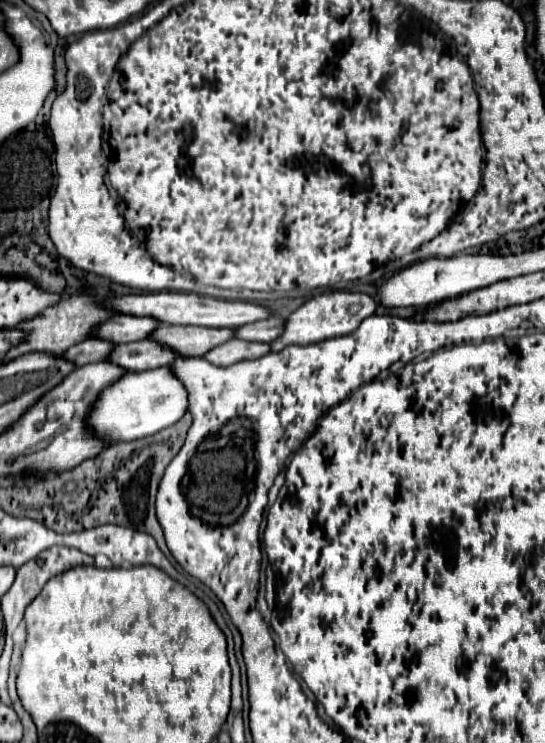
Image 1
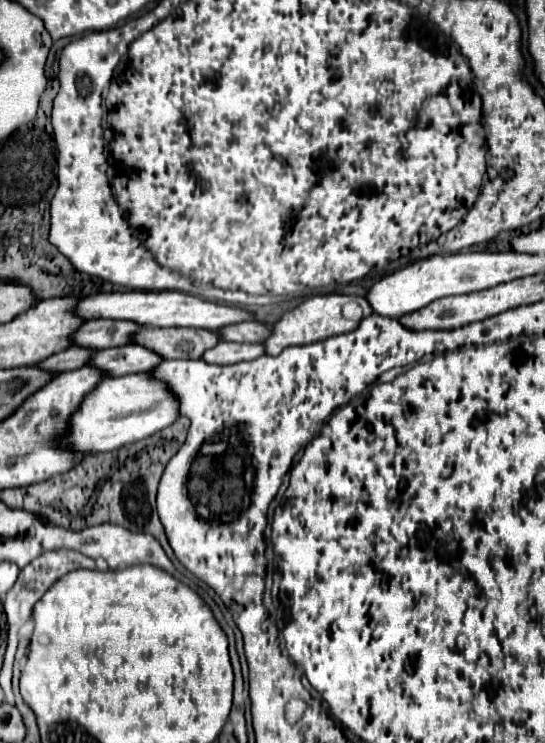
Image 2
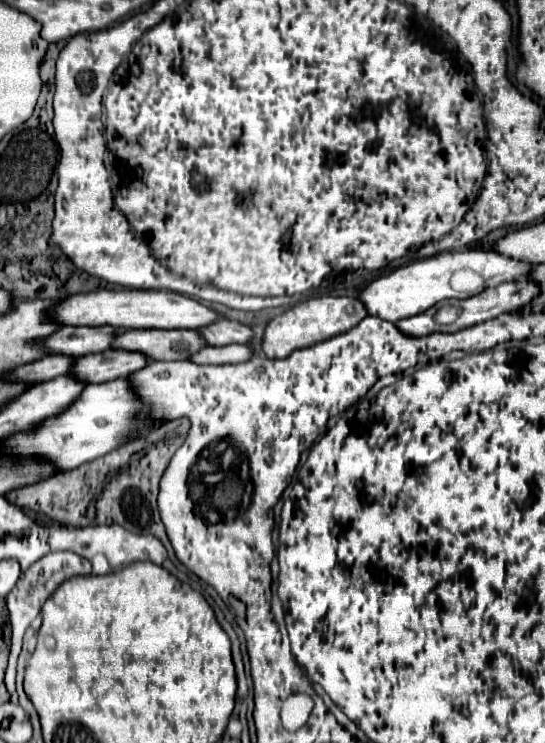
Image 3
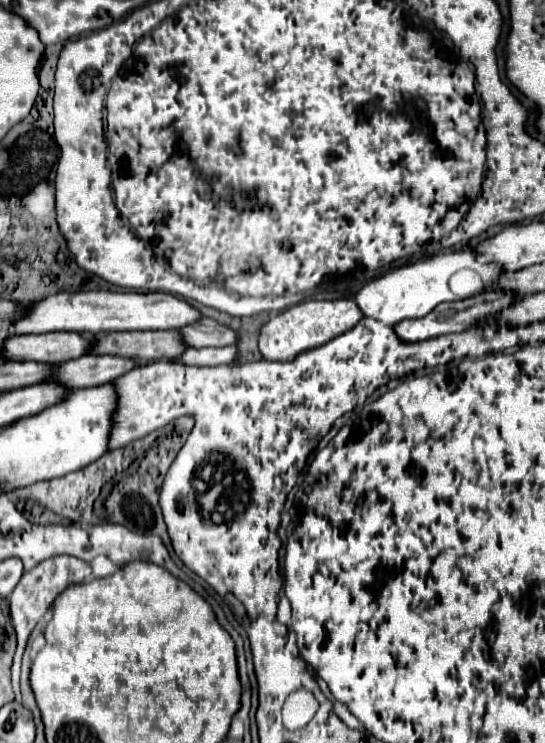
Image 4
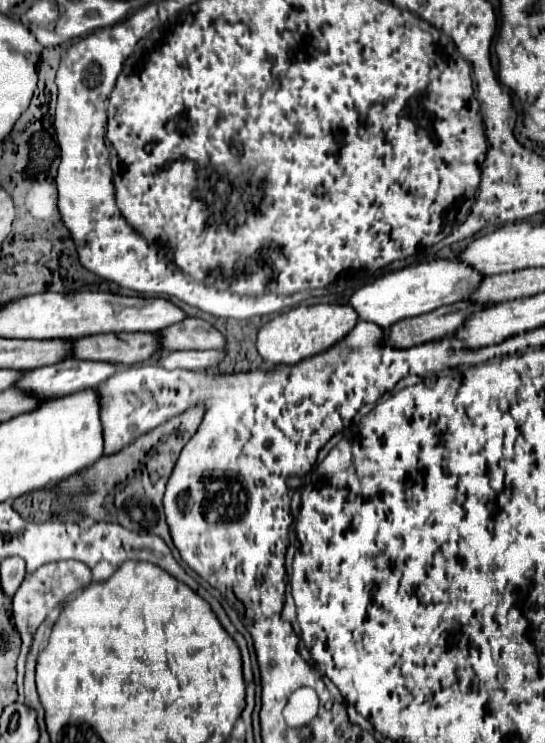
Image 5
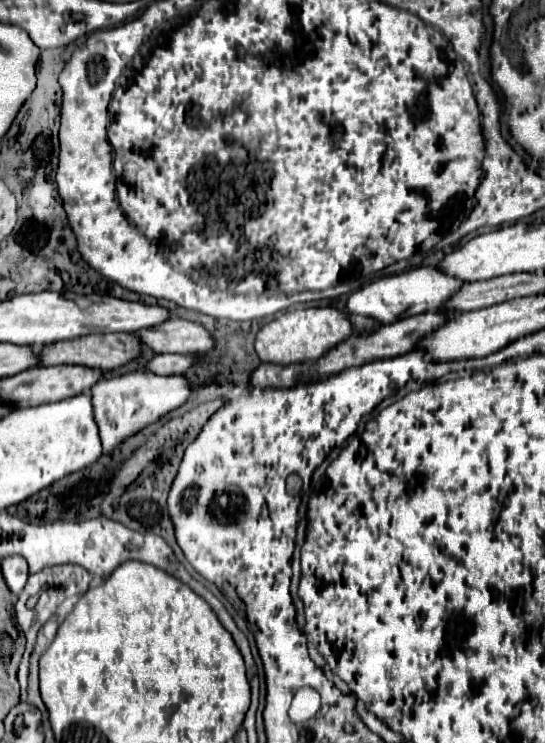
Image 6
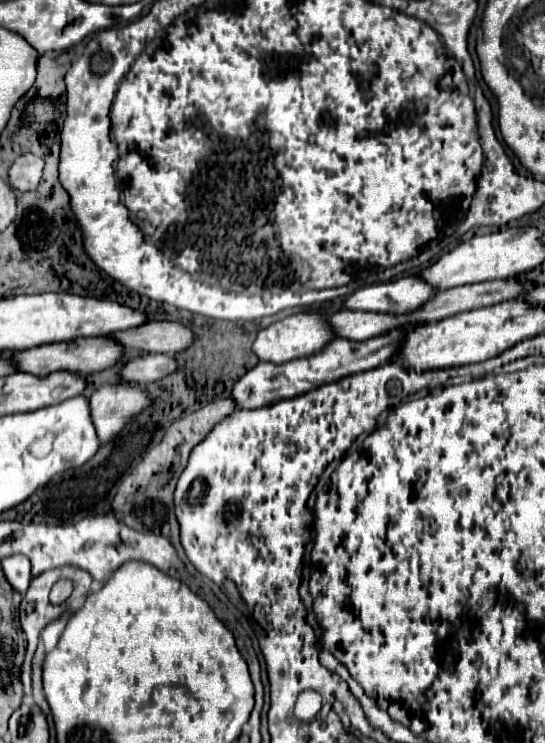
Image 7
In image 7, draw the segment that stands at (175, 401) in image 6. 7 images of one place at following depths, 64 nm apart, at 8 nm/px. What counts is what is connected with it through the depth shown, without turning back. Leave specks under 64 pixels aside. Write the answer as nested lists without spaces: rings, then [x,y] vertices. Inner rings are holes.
[[[140,384],[102,386],[90,398],[92,420],[100,442],[108,442],[120,432],[124,422],[148,406],[148,394]]]

